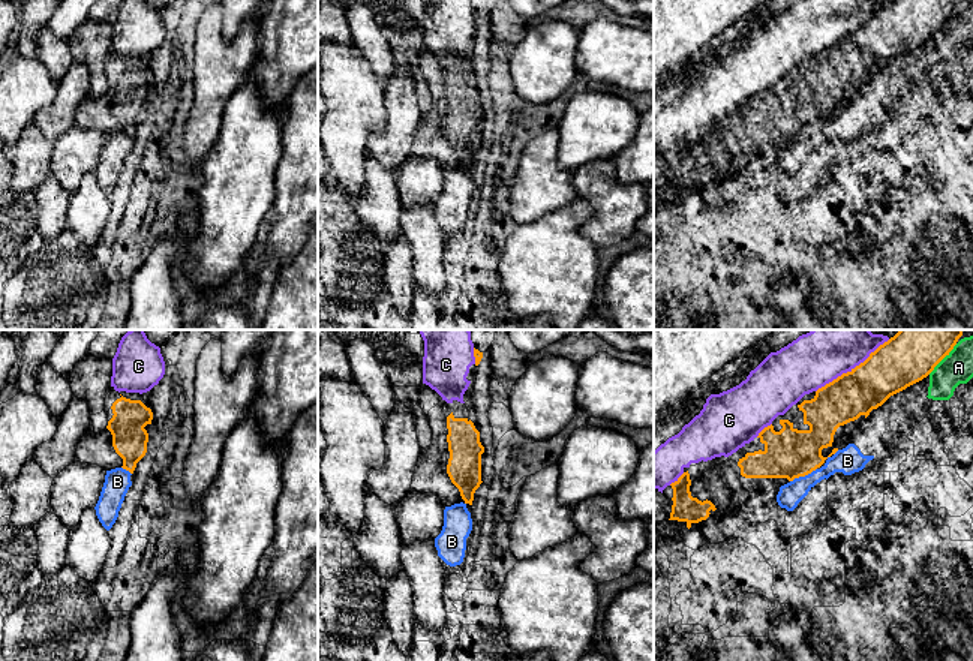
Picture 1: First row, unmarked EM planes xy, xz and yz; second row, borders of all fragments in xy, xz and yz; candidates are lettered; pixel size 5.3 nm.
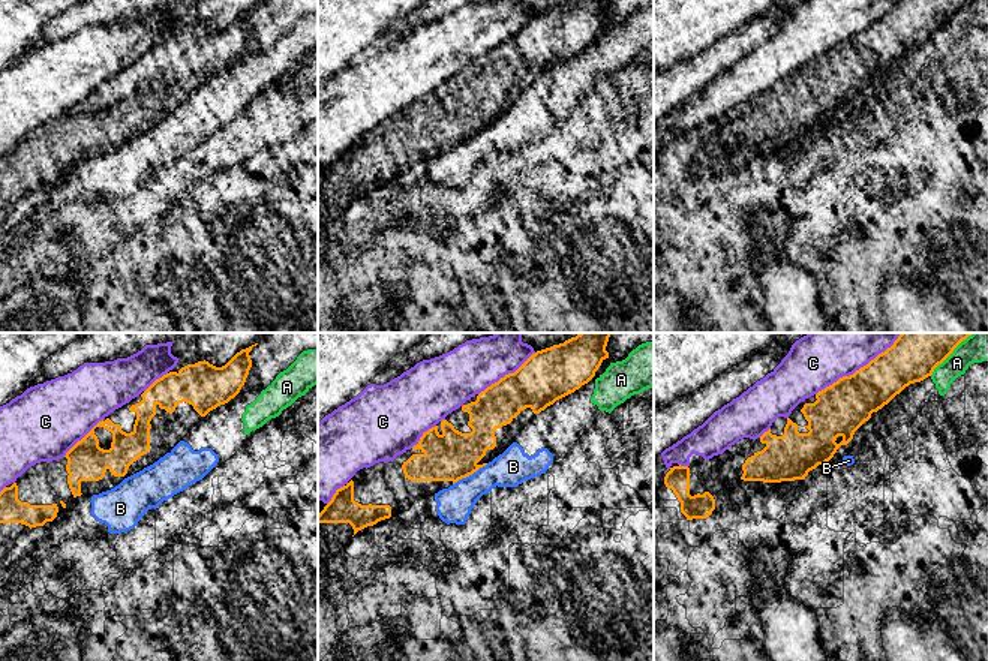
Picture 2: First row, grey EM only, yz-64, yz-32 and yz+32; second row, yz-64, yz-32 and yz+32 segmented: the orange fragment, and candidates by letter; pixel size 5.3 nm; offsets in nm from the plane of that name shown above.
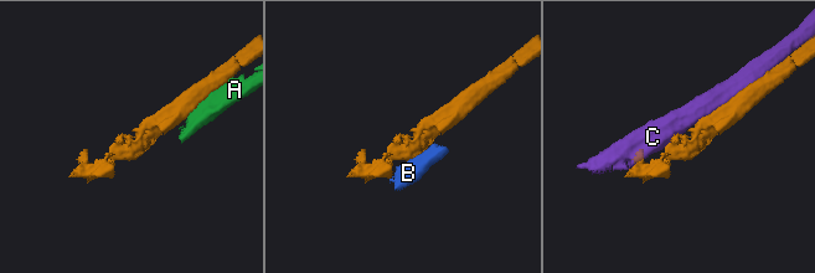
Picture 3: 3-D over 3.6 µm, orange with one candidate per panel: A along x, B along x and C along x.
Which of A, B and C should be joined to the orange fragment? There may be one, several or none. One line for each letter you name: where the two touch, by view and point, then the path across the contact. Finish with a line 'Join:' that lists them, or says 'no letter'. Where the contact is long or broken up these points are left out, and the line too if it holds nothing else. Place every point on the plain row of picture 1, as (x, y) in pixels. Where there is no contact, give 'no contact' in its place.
Join: no letter

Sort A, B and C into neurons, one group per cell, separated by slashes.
A B / C

